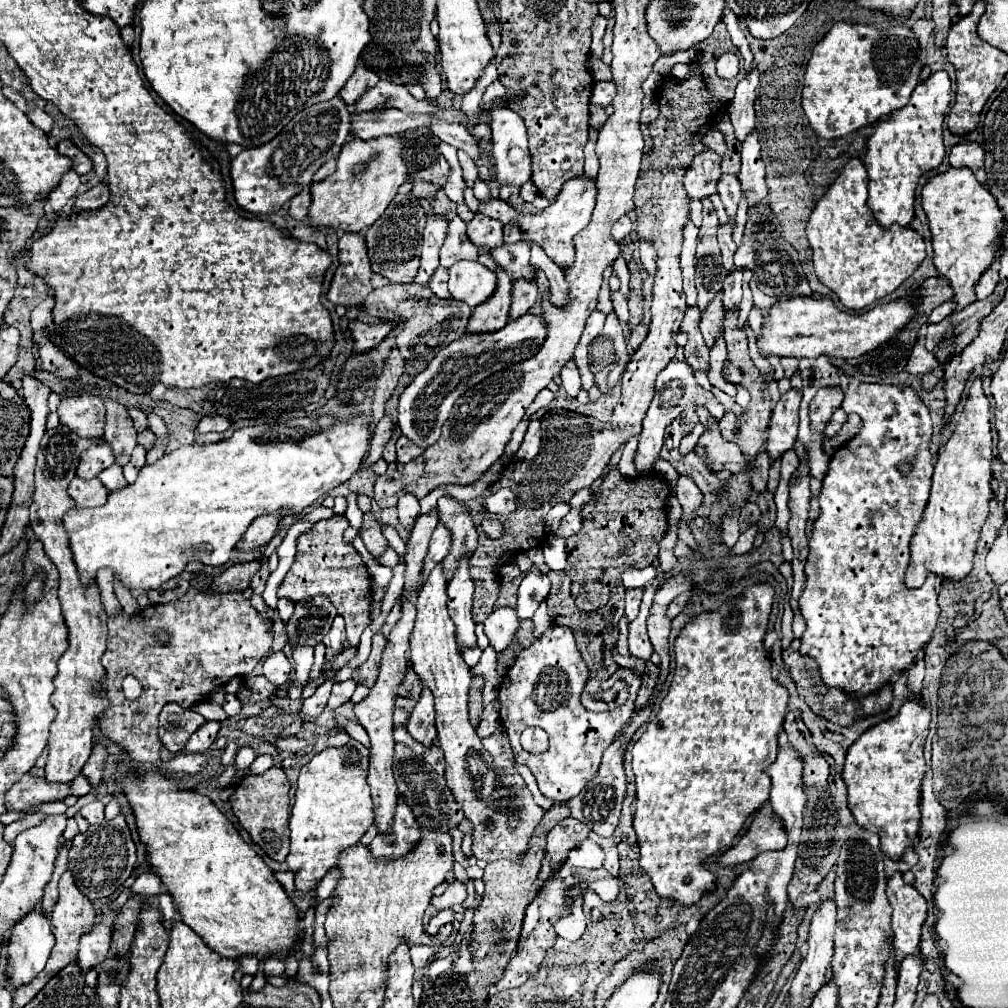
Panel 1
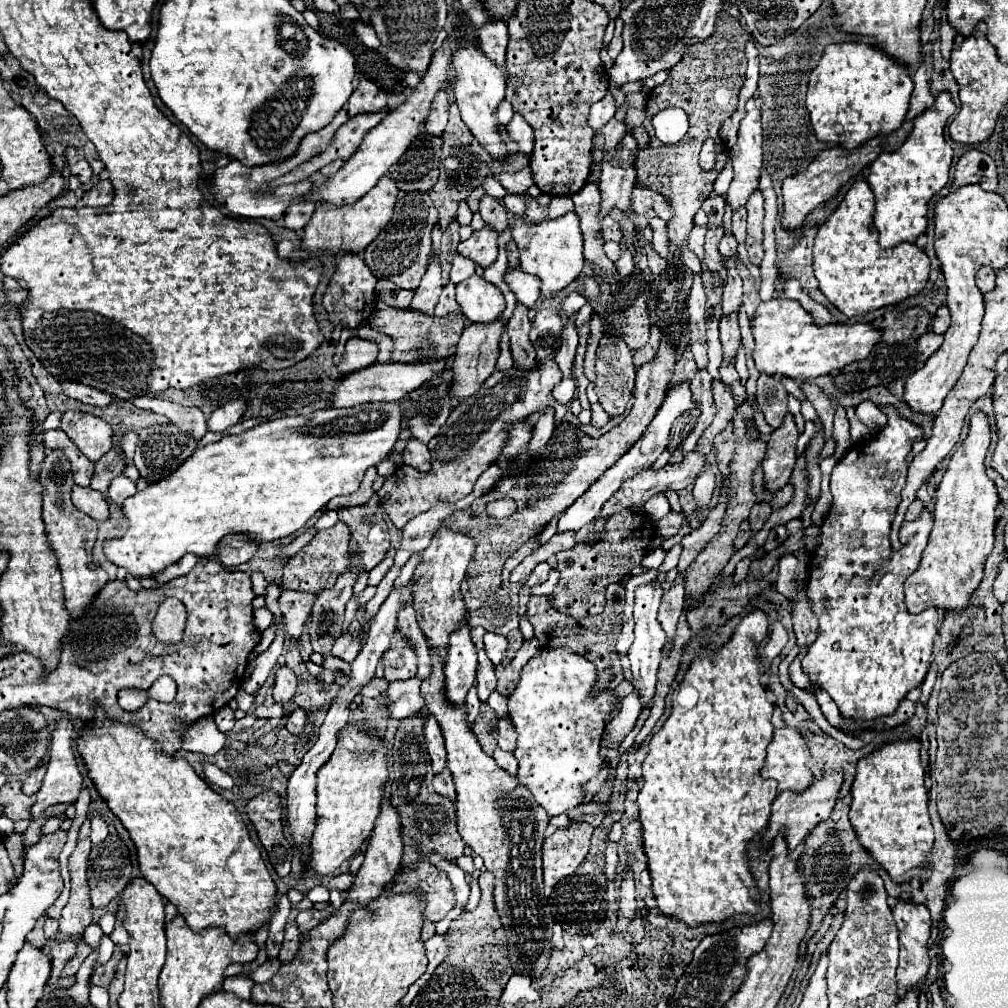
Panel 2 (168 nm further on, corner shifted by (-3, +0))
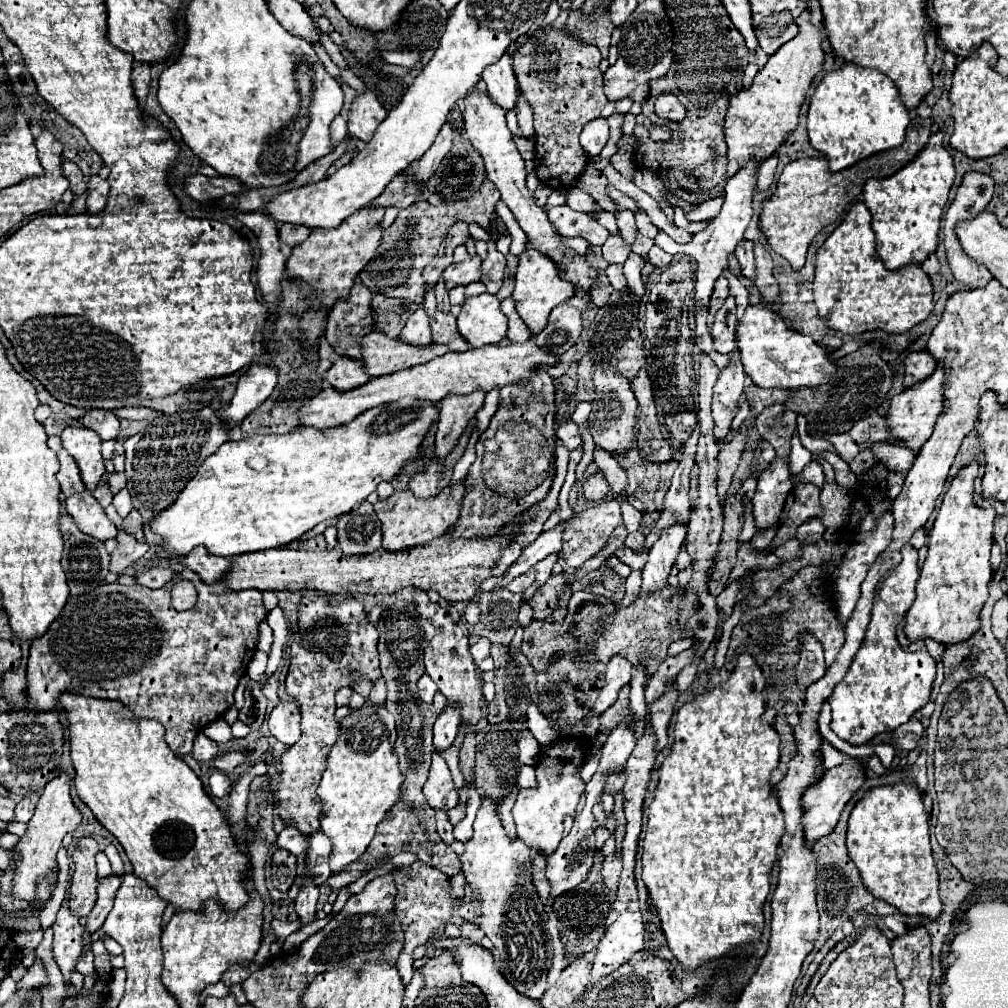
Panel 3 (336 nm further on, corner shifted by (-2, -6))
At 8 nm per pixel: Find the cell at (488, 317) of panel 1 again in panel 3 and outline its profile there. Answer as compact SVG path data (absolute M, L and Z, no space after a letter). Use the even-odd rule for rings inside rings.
M473 390L471 394L449 394L447 398L441 400L435 434L435 454L439 460L443 460L455 448L469 420L483 406L483 400L485 400L483 390Z

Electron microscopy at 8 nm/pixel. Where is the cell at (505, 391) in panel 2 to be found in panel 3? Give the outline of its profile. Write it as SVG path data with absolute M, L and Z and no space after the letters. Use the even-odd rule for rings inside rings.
M459 480L457 484L445 486L437 496L433 498L415 498L409 490L399 490L393 492L387 500L377 500L375 512L381 520L381 530L383 530L383 546L385 550L403 550L411 546L425 544L445 530L453 528L457 524L459 512L461 512L461 502L465 496L465 484Z

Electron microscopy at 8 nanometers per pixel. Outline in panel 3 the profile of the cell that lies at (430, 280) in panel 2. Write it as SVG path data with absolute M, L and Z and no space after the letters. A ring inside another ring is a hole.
M419 306L407 320L405 328L401 330L399 338L409 344L425 346L431 340L431 316L425 312L423 306Z

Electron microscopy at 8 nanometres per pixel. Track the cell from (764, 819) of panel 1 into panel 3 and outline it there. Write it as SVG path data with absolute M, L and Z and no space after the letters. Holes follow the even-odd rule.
M849 758L841 766L835 766L835 768L827 770L819 782L815 782L813 786L809 786L803 792L803 796L801 796L801 810L803 810L801 824L803 824L807 846L813 846L815 840L819 840L821 836L827 836L827 834L833 832L843 806L861 788L861 784L863 784L863 770L859 766L859 760Z

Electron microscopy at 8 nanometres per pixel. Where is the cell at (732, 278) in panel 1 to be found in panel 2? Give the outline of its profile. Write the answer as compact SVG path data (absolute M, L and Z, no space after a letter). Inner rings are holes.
M738 312L724 316L720 320L720 342L724 350L724 364L734 364L740 348L740 328L738 328Z

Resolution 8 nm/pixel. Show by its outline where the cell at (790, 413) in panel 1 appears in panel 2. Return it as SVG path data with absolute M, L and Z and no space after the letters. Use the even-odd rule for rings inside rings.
M788 414L782 426L772 432L766 456L762 460L764 484L770 494L776 494L790 482L796 464L796 442L798 442L798 430L792 414Z

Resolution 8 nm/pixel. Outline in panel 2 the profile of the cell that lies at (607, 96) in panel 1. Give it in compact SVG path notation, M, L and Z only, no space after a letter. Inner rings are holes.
M608 92L600 102L596 102L596 104L592 106L590 116L588 116L588 124L590 124L590 128L592 128L596 134L600 134L602 126L604 126L608 120L612 120L614 114L616 114L614 98L612 98L612 94Z

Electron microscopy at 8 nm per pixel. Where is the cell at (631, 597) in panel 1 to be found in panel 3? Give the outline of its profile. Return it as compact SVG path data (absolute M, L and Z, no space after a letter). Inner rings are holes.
M613 656L607 662L607 676L605 676L605 686L601 690L601 696L597 698L597 704L593 708L593 712L605 712L615 700L617 700L617 692L621 690L621 686L625 686L631 678L631 662L623 656Z

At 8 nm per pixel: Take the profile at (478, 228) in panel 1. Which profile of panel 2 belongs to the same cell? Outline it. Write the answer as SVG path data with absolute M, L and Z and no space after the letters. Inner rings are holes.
M484 226L482 230L474 232L468 240L460 242L456 252L474 260L476 266L488 268L490 264L496 262L496 256L498 256L496 240L498 240L498 234L490 226Z

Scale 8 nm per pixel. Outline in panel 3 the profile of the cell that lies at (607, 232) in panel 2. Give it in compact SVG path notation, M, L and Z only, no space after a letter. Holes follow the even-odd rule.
M567 204L549 208L547 216L561 236L583 236L593 246L603 246L609 238L607 228L603 228L597 220L589 218L587 214L571 210Z

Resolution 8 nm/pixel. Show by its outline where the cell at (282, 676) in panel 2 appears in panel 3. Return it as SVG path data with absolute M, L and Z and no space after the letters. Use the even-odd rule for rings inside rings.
M281 700L269 714L269 730L285 746L291 746L301 736L299 720L301 720L301 714L297 704Z

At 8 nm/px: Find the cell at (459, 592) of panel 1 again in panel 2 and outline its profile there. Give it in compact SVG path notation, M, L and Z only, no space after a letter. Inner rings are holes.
M464 624L450 636L448 662L446 662L446 696L454 700L454 704L466 704L466 694L476 678L476 648L470 640L470 626Z

